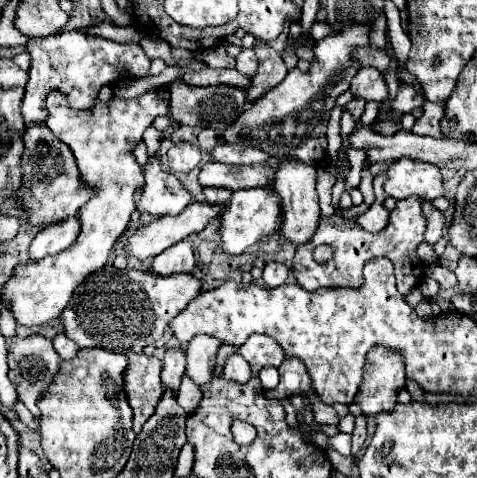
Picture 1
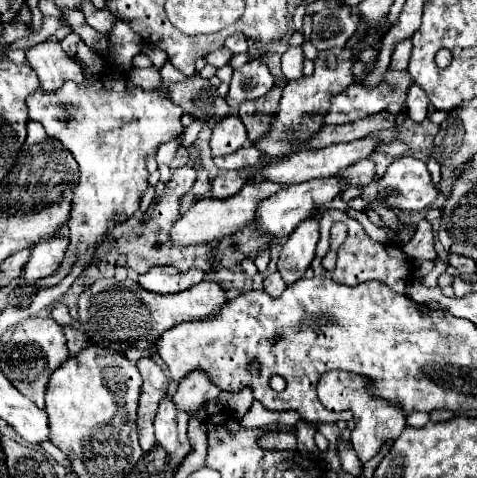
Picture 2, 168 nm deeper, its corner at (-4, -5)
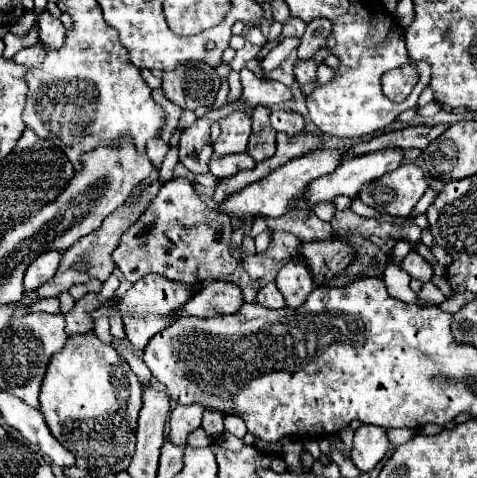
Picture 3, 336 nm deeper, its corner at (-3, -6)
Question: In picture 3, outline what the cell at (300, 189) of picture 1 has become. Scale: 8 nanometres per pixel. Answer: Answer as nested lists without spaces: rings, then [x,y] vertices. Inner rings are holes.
[[[287,262],[277,278],[275,284],[279,288],[279,292],[285,298],[285,304],[289,308],[297,308],[305,302],[305,298],[311,294],[311,290],[315,288],[315,282],[309,274],[309,270],[301,264],[301,262]]]

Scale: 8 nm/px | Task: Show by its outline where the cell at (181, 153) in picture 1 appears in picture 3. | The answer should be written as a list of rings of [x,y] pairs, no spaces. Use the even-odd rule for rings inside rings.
[[[177,178],[161,186],[147,212],[121,236],[113,260],[125,280],[133,284],[145,274],[161,274],[173,282],[195,286],[235,272],[231,234],[231,220],[217,214],[217,204],[205,204],[185,178]]]

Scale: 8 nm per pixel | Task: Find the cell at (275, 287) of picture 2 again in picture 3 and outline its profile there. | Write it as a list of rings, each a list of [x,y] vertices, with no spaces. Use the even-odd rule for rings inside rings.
[[[271,282],[267,286],[263,286],[257,294],[257,304],[271,308],[271,310],[279,310],[285,308],[285,298],[281,298],[281,292],[277,290],[277,286]]]

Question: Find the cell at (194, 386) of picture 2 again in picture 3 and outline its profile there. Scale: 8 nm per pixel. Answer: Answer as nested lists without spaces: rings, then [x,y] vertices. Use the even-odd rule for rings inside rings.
[[[177,404],[171,410],[169,420],[169,440],[177,446],[183,446],[187,442],[189,432],[201,426],[201,416],[205,408],[203,406],[181,406]]]

